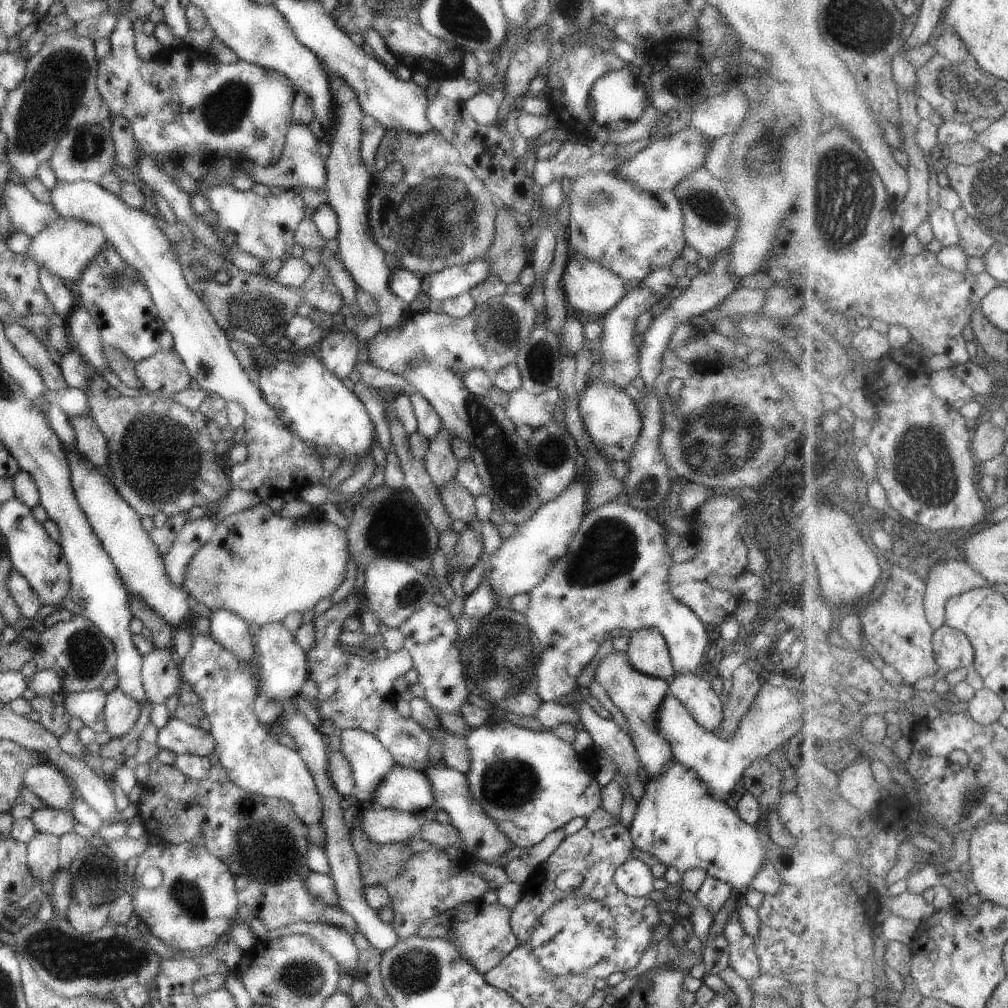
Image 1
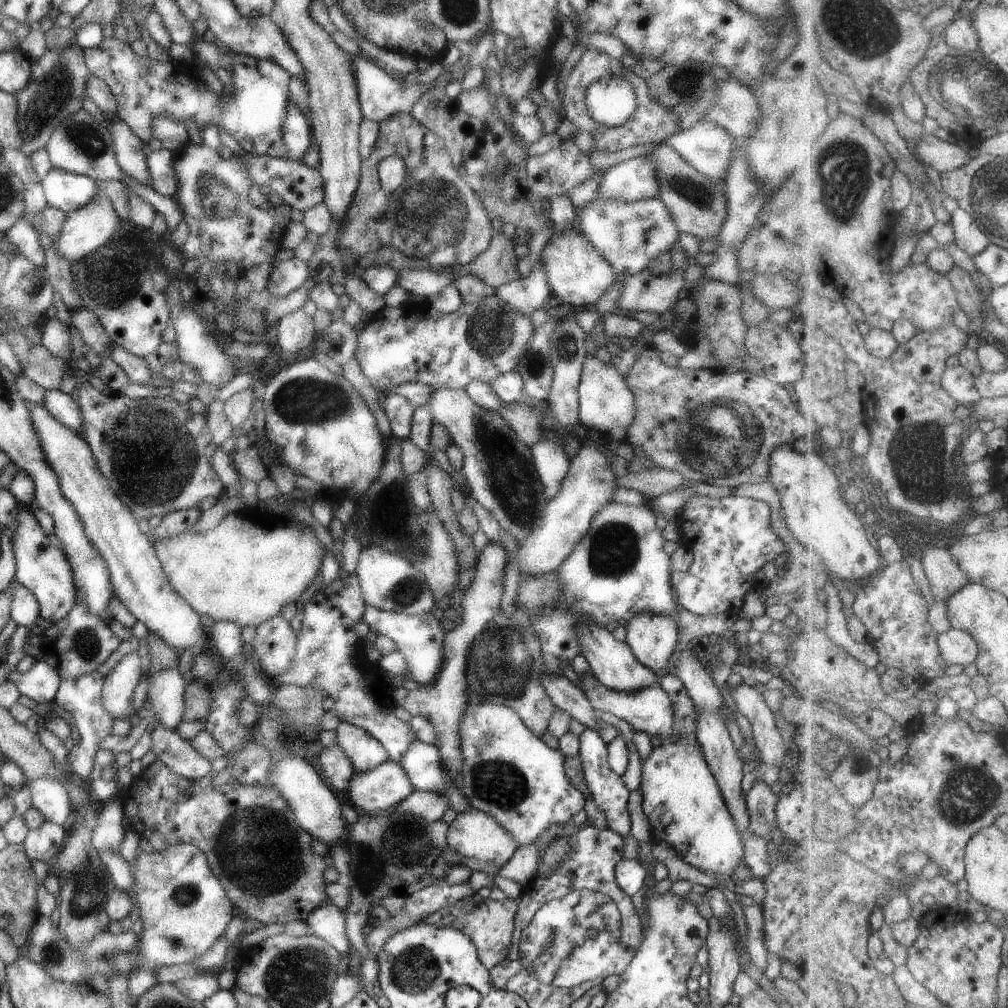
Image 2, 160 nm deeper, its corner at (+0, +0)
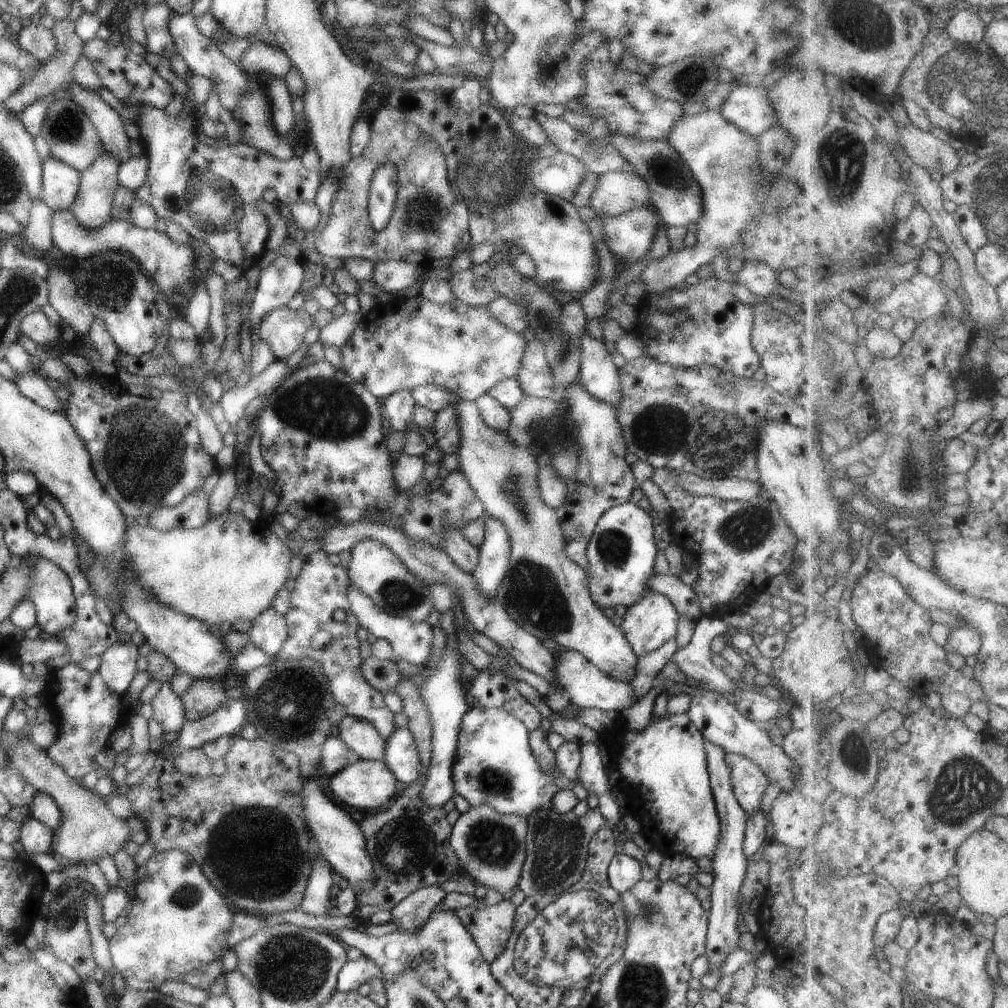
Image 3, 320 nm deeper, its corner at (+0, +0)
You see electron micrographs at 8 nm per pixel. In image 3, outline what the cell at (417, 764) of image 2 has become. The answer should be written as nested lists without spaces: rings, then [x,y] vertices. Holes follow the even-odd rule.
[[[398,727],[385,740],[383,761],[399,780],[407,785],[421,775],[421,760],[412,733],[406,727]]]

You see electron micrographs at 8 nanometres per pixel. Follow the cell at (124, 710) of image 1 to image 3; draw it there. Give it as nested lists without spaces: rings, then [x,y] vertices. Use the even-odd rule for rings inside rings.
[[[116,641],[97,658],[96,672],[104,679],[107,687],[120,696],[126,694],[137,673],[136,661],[140,657],[138,648],[134,643]]]

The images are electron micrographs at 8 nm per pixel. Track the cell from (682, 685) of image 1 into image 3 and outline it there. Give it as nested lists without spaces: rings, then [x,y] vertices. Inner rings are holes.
[[[705,740],[704,743],[707,769],[711,782],[712,794],[716,810],[720,819],[721,837],[718,839],[717,849],[713,852],[712,868],[714,880],[710,886],[711,908],[707,918],[707,941],[705,955],[710,961],[710,972],[700,979],[701,985],[706,990],[715,989],[720,980],[719,966],[722,961],[734,950],[738,943],[738,904],[742,903],[740,889],[747,873],[748,857],[743,851],[747,812],[738,804],[732,788],[731,772],[725,763],[726,753],[723,748]]]

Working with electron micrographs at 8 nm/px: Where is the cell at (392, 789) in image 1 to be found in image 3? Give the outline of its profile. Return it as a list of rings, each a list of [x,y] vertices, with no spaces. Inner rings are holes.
[[[359,758],[328,778],[328,790],[339,804],[346,804],[364,813],[384,808],[392,798],[398,796],[402,787],[383,760],[365,761]]]

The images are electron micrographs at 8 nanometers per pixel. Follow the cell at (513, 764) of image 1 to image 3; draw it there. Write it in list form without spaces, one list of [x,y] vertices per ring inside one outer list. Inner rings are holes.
[[[482,707],[469,708],[462,719],[462,724],[457,738],[456,754],[454,755],[452,778],[455,793],[458,794],[458,796],[465,798],[469,802],[470,807],[475,807],[482,804],[490,805],[494,808],[494,810],[497,810],[500,813],[524,817],[526,820],[538,809],[550,809],[549,806],[552,798],[554,798],[554,795],[560,790],[554,783],[554,777],[557,777],[557,775],[550,775],[541,768],[541,764],[537,762],[537,758],[534,756],[533,750],[530,748],[529,734],[530,731],[526,728],[526,726],[524,726],[524,724],[522,724],[522,722],[520,722],[520,720],[518,720],[515,716],[508,714],[505,710],[485,709]]]

